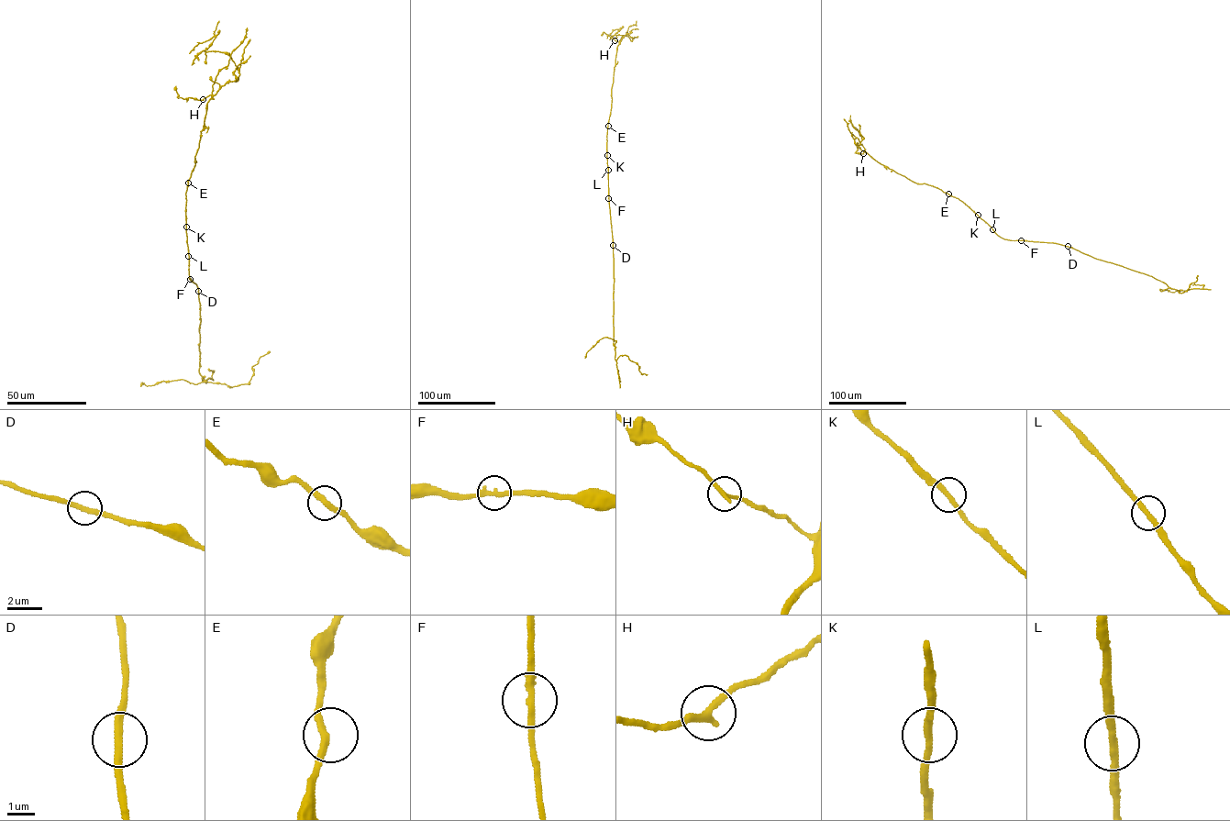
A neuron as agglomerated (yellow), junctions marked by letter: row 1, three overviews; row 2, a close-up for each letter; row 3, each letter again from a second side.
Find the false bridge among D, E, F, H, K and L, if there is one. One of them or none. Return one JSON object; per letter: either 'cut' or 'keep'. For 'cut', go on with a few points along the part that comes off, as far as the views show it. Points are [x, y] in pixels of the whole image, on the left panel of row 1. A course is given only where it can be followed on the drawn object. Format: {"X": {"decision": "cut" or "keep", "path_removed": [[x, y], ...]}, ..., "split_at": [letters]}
{"D": {"decision": "keep"}, "E": {"decision": "keep"}, "F": {"decision": "keep"}, "H": {"decision": "keep"}, "K": {"decision": "keep"}, "L": {"decision": "keep"}, "split_at": []}

